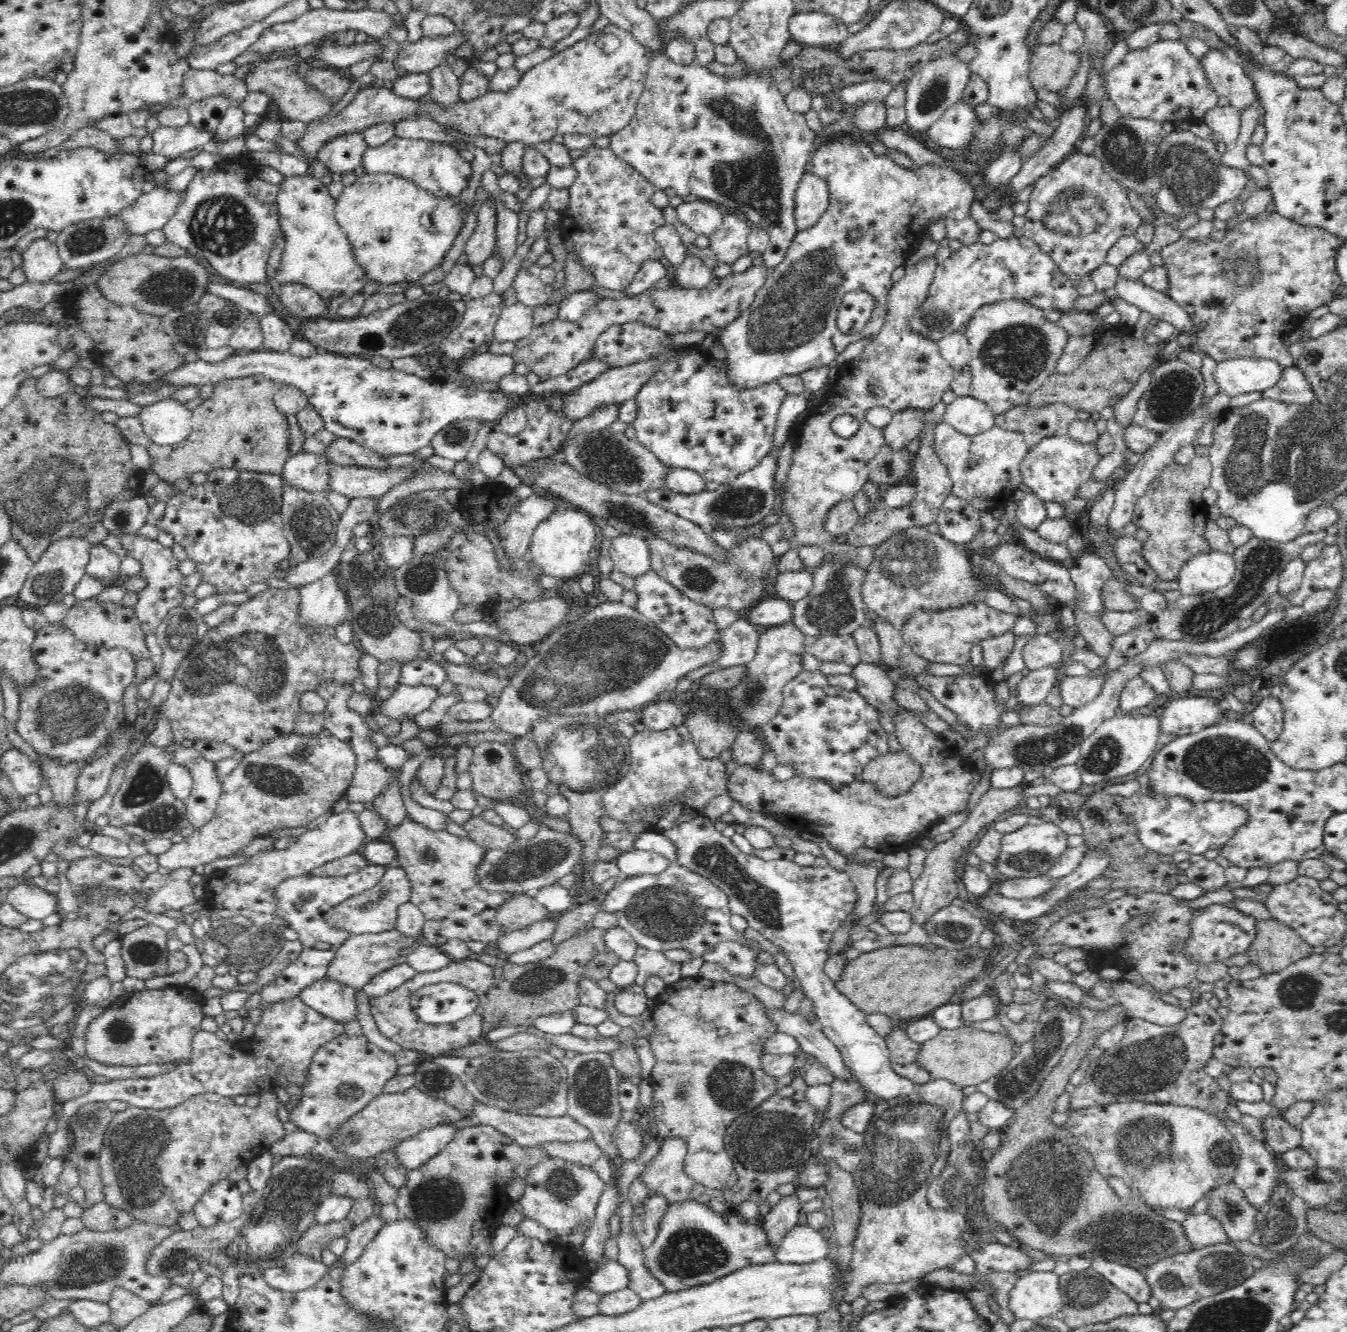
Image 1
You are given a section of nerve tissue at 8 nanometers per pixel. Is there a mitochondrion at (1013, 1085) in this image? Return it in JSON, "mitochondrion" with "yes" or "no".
{"mitochondrion":"yes"}

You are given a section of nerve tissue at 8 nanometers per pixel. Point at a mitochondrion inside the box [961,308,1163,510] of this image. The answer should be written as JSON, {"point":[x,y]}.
{"point":[1019,352]}

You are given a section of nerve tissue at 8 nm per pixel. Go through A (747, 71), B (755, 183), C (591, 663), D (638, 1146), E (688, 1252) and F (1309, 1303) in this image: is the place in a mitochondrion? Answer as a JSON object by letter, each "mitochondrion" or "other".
{"A":"other","B":"mitochondrion","C":"mitochondrion","D":"other","E":"mitochondrion","F":"other"}

